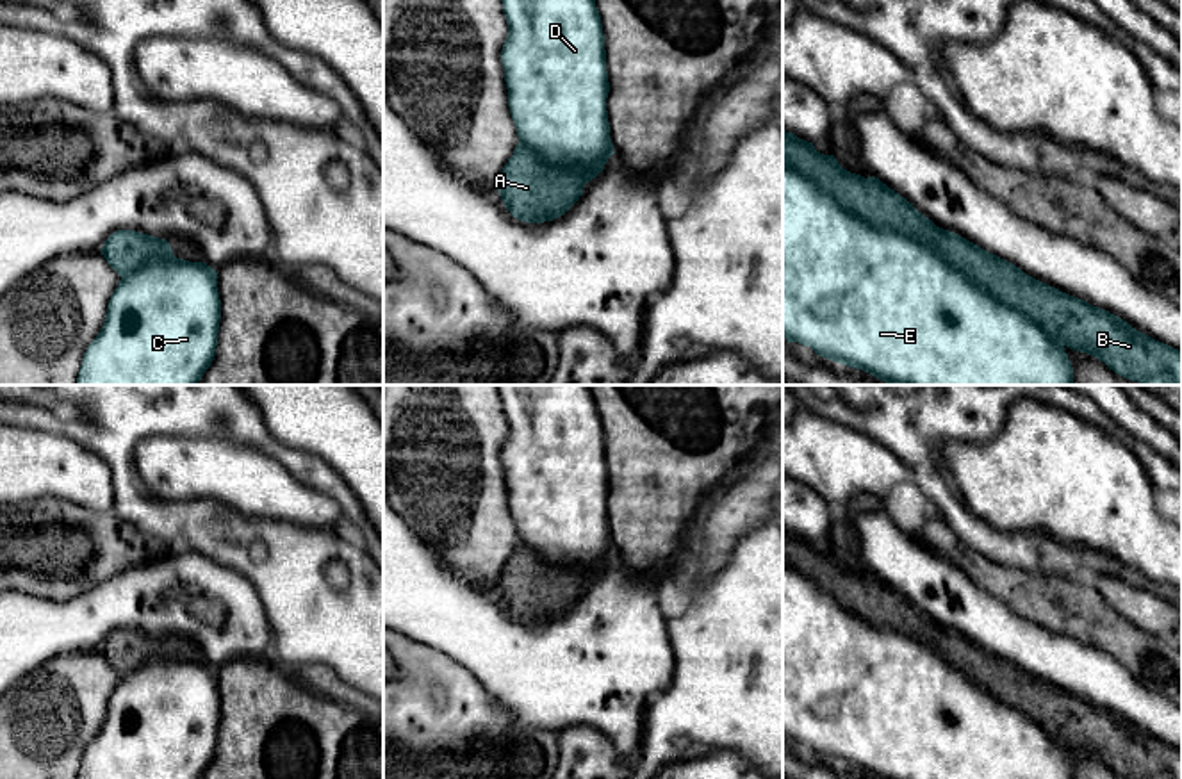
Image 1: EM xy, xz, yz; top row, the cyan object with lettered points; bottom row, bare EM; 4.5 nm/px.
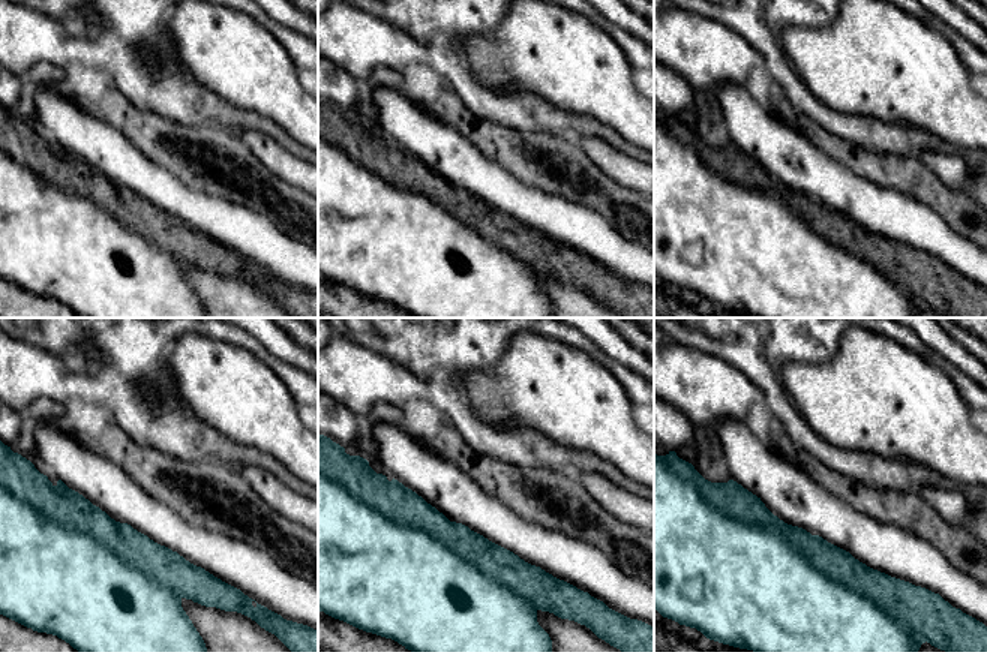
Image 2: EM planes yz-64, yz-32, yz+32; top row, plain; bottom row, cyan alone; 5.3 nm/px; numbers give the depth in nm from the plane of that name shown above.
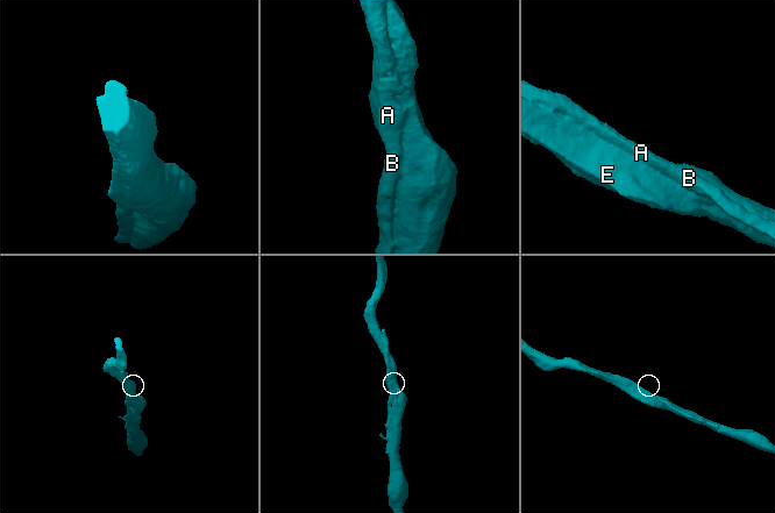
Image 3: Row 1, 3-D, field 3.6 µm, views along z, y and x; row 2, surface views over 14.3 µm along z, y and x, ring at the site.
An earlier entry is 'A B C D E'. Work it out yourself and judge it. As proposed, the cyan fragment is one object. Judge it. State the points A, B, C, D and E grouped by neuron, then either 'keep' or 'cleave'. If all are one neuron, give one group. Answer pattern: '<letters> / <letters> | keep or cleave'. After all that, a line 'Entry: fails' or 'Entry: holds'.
A B / C D E | cleave
Entry: fails

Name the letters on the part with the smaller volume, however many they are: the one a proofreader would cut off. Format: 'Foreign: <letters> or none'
Foreign: A, B

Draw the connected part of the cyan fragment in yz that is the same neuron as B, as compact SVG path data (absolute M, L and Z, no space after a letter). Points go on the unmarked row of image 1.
M783 529L783 560L831 592L841 606L854 611L863 620L923 642L981 690L1030 717L1047 734L1070 749L1098 758L1127 779L1182 779L1182 752L1178 749L1137 731L1127 720L1104 708L1093 706L1084 699L1073 697L1025 674L1014 663L982 649L959 633L936 626L929 617L918 611L913 603L879 578L865 578L843 569L834 554L817 551L813 542L799 538L786 529Z

